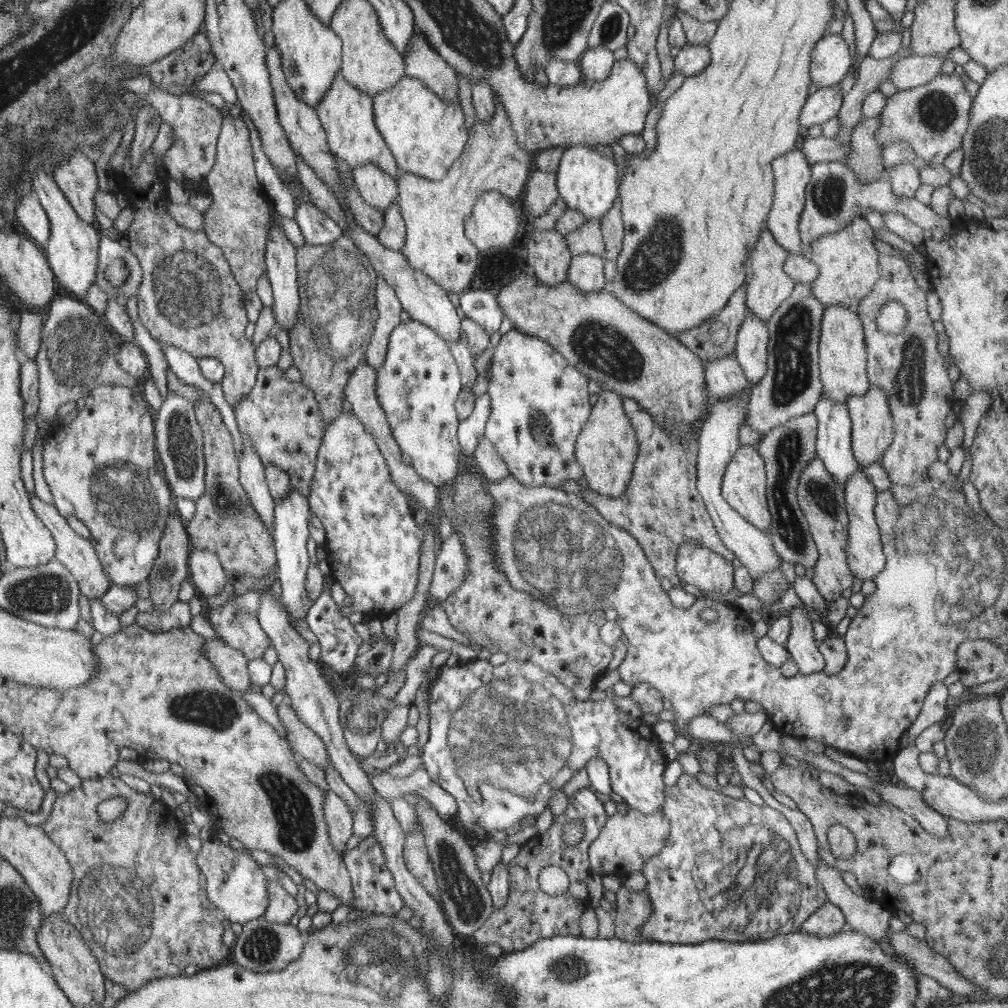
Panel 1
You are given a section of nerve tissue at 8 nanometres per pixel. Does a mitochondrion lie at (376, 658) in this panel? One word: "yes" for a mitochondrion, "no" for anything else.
no

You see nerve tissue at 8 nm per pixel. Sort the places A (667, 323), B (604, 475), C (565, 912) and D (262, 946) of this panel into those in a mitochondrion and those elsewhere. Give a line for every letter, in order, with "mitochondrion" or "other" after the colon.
A: other
B: other
C: other
D: mitochondrion

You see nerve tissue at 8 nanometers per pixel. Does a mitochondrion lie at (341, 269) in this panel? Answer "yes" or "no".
yes

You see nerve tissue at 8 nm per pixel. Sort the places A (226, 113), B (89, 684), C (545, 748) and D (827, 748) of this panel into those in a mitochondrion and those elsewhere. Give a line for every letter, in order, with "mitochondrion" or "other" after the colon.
A: other
B: other
C: mitochondrion
D: other

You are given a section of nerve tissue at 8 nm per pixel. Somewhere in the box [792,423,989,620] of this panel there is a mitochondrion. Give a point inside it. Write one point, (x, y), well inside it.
(824, 498)

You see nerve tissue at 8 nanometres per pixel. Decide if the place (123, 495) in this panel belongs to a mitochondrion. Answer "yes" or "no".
yes

